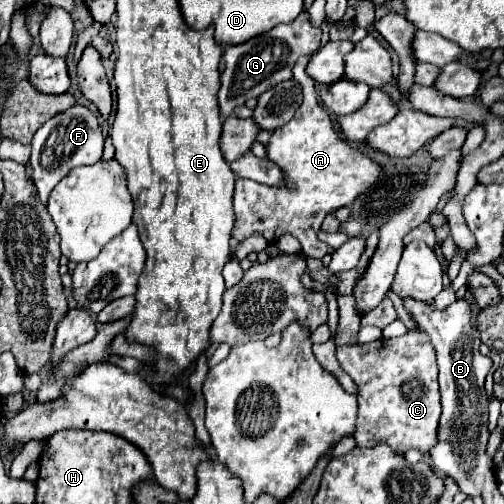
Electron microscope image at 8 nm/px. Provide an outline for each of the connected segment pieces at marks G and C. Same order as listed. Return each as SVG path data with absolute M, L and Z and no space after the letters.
M303 11L289 25L277 25L273 31L267 31L257 39L249 39L249 43L241 43L241 47L225 47L223 57L227 67L221 73L221 89L219 89L221 117L227 119L233 113L233 107L243 105L247 99L259 97L269 87L291 79L291 69L297 57L317 53L319 41L321 41L321 29L313 27L309 21L309 13Z
M407 331L397 339L337 347L337 361L357 385L359 415L353 433L357 445L375 447L385 443L401 455L417 447L425 453L425 463L431 465L429 447L437 443L441 401L437 383L439 369L429 335L425 331Z

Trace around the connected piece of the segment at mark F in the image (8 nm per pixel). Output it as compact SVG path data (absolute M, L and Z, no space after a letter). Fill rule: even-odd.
M81 105L71 107L69 111L63 111L61 115L55 115L53 119L49 119L33 137L31 141L33 153L31 153L31 179L39 191L39 197L43 203L47 203L47 197L51 193L51 189L73 169L79 165L93 165L97 161L101 161L103 155L103 135L99 129L99 121L97 117ZM49 149L49 157L41 159L43 151Z

